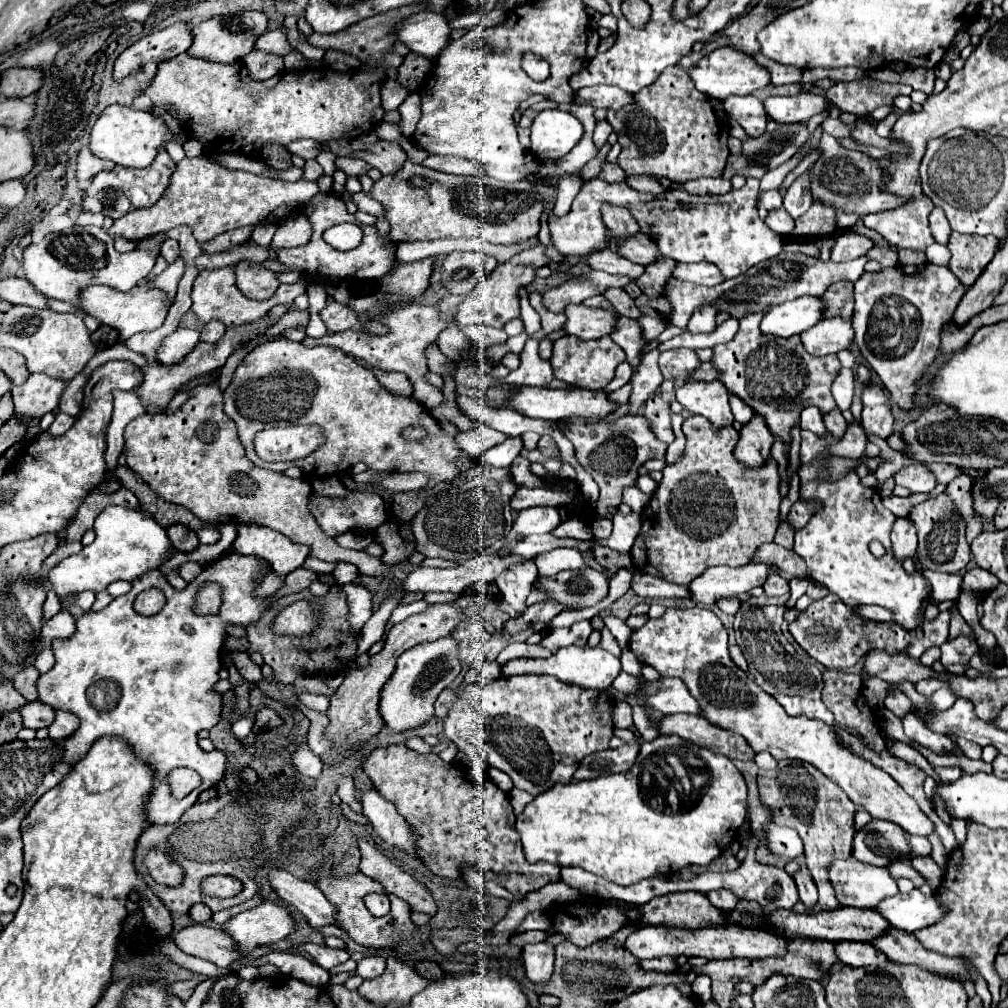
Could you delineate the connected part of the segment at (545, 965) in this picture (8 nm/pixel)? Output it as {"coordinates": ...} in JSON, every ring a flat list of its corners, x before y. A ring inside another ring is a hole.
{"coordinates":[[544,942,526,944,522,948,522,962,530,982,546,986,546,982,550,982,550,974,554,972,554,948]]}

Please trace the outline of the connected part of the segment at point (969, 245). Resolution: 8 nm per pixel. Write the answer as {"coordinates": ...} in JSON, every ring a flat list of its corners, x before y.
{"coordinates":[[950,234,948,248,952,252,952,260,948,268,960,278,962,284,970,286,988,266,990,258,1000,250,998,238,970,238,968,234]]}

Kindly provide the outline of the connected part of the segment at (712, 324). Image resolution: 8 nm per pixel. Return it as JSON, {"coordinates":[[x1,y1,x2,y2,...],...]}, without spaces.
{"coordinates":[[702,306,702,308,698,308,694,314,692,314,692,318,690,318,690,322,688,322,688,332,690,334,710,334,710,332,714,332,716,330,716,308,714,306]]}

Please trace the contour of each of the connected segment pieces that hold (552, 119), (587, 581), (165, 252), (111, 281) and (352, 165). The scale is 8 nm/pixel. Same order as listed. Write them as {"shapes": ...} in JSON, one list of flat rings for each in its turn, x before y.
{"shapes":[[[562,108,542,110,534,118,530,130,530,152,536,158,562,158,574,148,584,132,580,120]],[[566,570,556,576,538,576,532,590,542,590,546,600,562,602,570,610,598,606,608,596,608,578,598,570]],[[166,240,164,244,162,244,162,256,168,260,168,264,170,262,174,262,178,256,180,256,180,248,178,248,178,242,174,242,174,240]],[[74,226,70,230,52,232,44,236,42,242,26,246,22,254,22,268,26,280,44,296,66,302,76,300,78,292,88,284,104,284,120,292,128,292,146,280,154,262,156,258,152,254,144,254,138,248,124,254,118,252,114,248,112,236,96,226]],[[336,158,336,170,342,170,346,176,360,176,366,174,370,166,358,158]]]}

